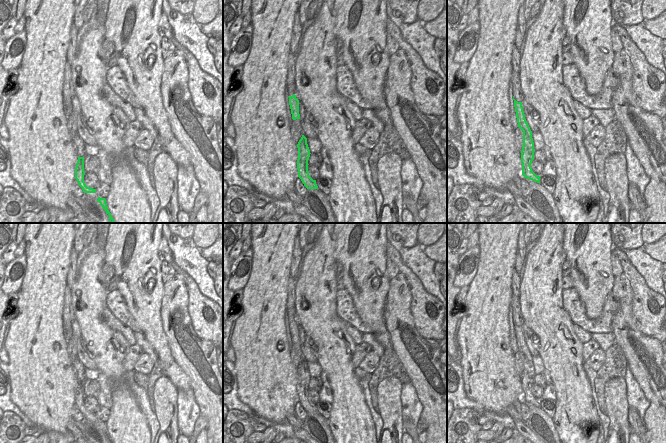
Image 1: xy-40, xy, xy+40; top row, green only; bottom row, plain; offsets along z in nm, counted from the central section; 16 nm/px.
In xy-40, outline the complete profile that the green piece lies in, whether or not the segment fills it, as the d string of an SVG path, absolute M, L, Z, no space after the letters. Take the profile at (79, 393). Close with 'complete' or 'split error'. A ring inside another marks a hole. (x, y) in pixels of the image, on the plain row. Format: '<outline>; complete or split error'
M78 381L78 385L75 391L75 403L77 404L84 417L95 417L96 413L86 410L84 406L84 399L84 381Z; complete

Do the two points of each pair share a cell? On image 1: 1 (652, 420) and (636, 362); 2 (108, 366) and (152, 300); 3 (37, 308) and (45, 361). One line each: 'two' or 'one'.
1: one
2: two
3: one

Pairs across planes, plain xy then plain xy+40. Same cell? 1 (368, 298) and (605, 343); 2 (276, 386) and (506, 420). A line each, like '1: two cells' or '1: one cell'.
1: two cells
2: two cells

